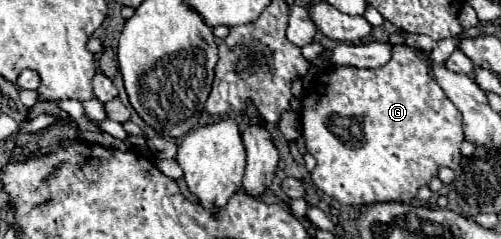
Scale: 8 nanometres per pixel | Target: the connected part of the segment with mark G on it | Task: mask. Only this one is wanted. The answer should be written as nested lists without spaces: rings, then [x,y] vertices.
[[[395,46],[387,66],[375,70],[335,66],[319,74],[303,98],[301,130],[307,152],[317,160],[311,172],[313,184],[341,204],[353,206],[389,200],[411,202],[417,190],[439,174],[439,168],[457,168],[461,160],[461,142],[465,140],[461,112],[427,74],[427,64],[407,46]]]

